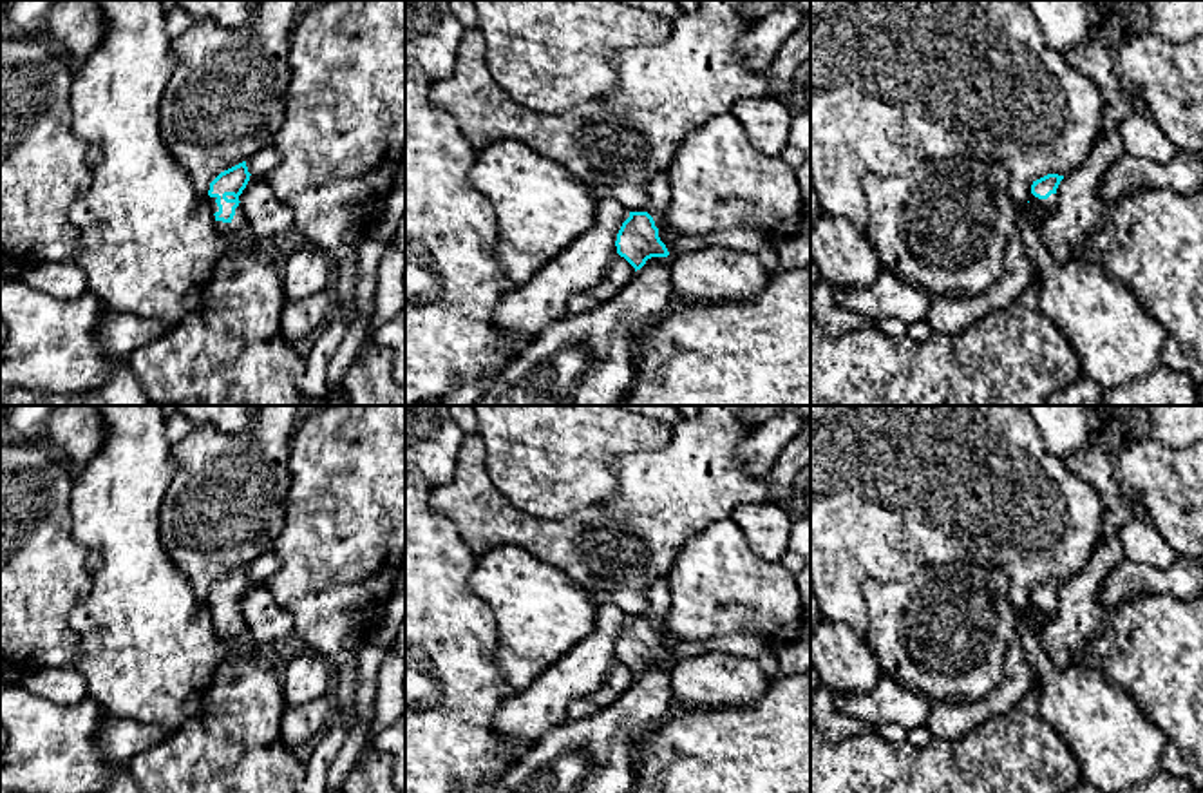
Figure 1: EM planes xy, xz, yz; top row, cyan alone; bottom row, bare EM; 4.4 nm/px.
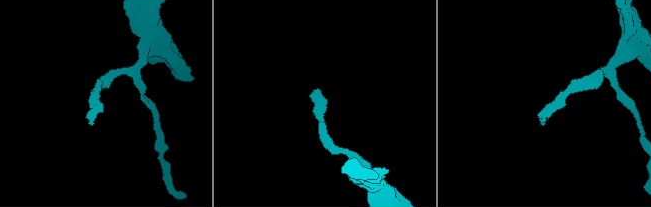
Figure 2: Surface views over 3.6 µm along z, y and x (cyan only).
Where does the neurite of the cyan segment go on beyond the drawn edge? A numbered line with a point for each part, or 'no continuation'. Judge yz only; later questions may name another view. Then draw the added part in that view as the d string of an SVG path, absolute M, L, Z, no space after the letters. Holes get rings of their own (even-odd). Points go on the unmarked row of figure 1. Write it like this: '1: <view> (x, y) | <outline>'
1: yz (1042, 612) | M1029 599L1029 607L1020 612L1020 619L1033 616L1042 625L1046 625L1058 610L1058 599L1051 599L1047 605L1038 605L1033 599Z

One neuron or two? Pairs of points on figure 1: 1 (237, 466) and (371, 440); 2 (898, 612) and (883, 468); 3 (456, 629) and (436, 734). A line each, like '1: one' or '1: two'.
1: two
2: two
3: one

